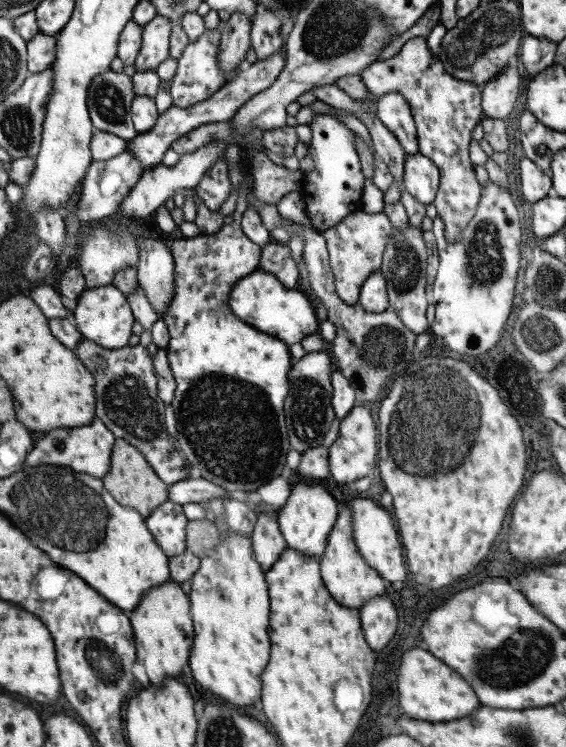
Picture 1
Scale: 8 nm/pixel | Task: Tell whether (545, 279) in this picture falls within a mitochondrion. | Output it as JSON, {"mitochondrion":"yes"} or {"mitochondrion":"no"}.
{"mitochondrion":"yes"}

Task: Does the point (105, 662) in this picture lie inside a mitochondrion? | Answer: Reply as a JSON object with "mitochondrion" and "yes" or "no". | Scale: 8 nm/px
{"mitochondrion":"yes"}

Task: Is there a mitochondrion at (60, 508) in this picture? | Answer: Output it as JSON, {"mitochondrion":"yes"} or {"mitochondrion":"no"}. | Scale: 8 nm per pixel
{"mitochondrion":"yes"}

